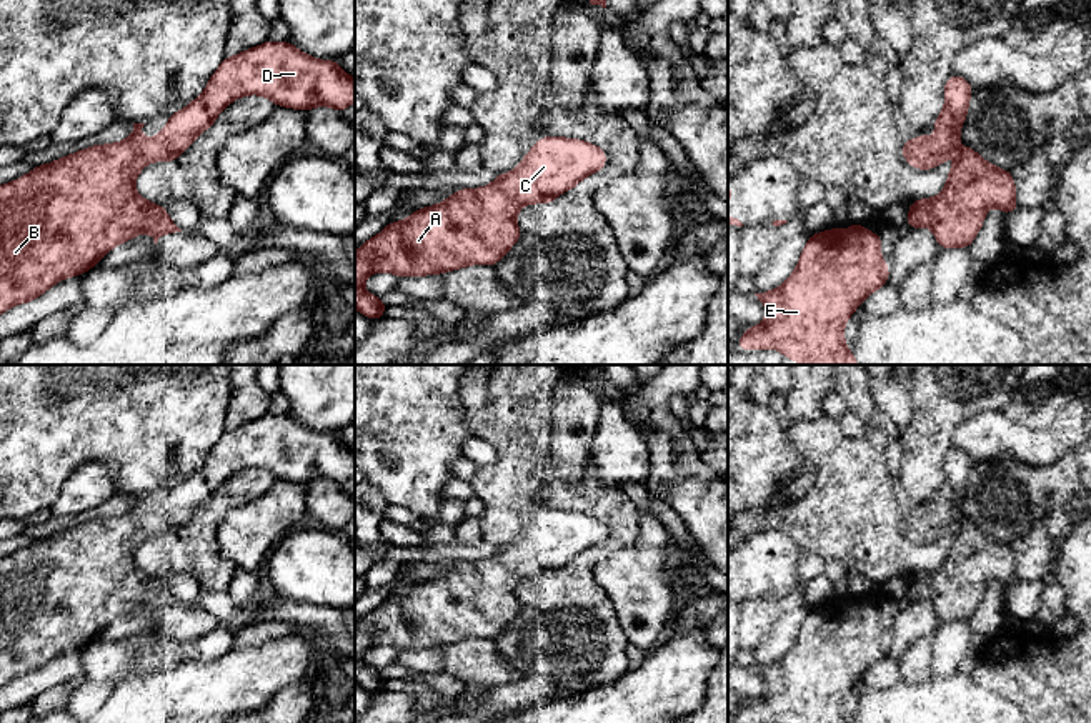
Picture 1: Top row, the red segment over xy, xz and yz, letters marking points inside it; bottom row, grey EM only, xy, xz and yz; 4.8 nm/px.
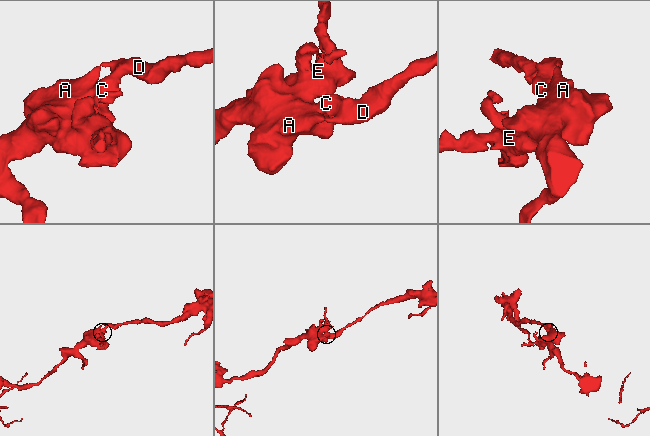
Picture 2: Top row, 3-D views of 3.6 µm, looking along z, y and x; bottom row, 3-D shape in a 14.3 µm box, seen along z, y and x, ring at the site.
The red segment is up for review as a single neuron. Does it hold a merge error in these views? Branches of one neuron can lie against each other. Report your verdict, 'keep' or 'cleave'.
keep

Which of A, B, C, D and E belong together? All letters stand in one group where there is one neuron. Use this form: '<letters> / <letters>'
A B C D E

